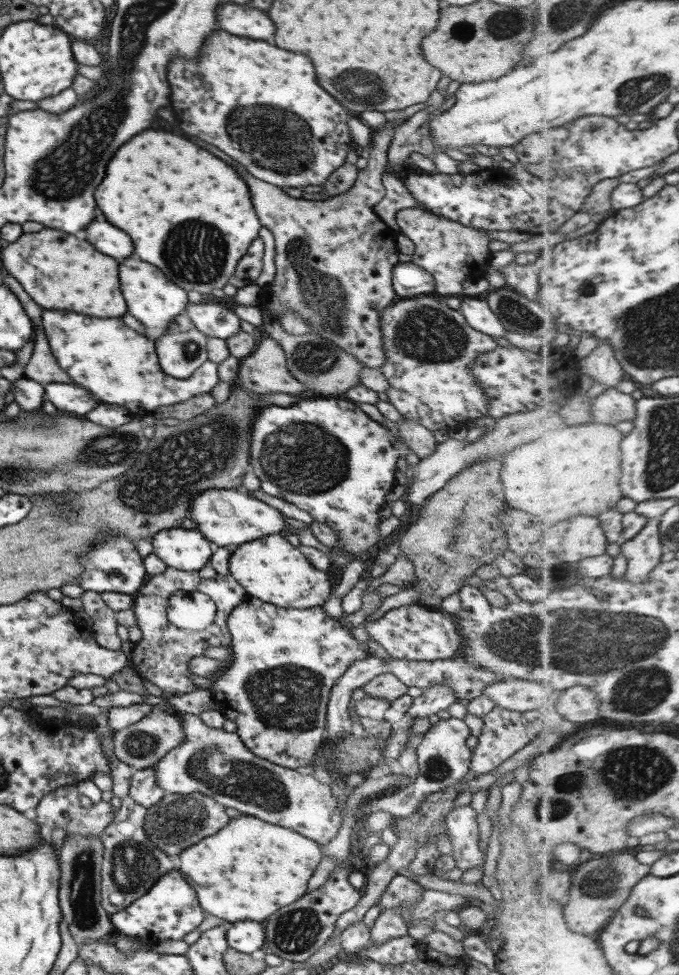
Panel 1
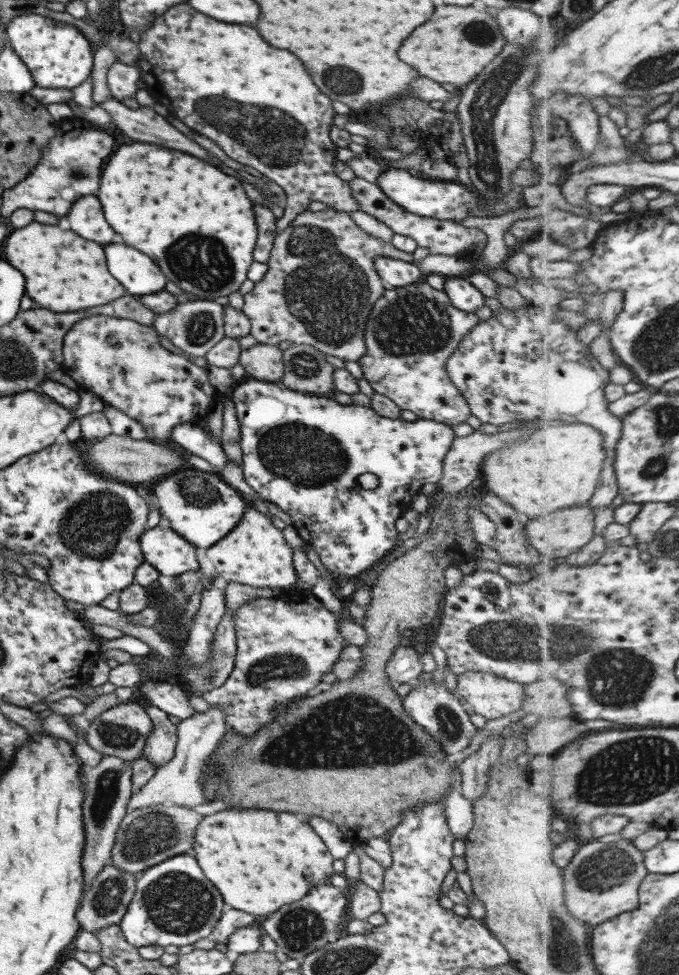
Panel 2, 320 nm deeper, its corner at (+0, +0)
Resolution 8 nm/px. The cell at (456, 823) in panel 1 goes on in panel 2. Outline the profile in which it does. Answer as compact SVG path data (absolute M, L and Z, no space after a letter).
M493 735L483 740L479 748L458 764L460 778L460 793L463 798L473 802L486 789L488 770L498 760L500 745L497 743L499 735Z

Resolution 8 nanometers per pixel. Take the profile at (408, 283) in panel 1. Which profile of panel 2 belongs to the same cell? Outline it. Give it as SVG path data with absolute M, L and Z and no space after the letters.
M385 256L373 260L373 266L381 282L387 287L402 287L423 279L423 272L409 262L402 262Z

